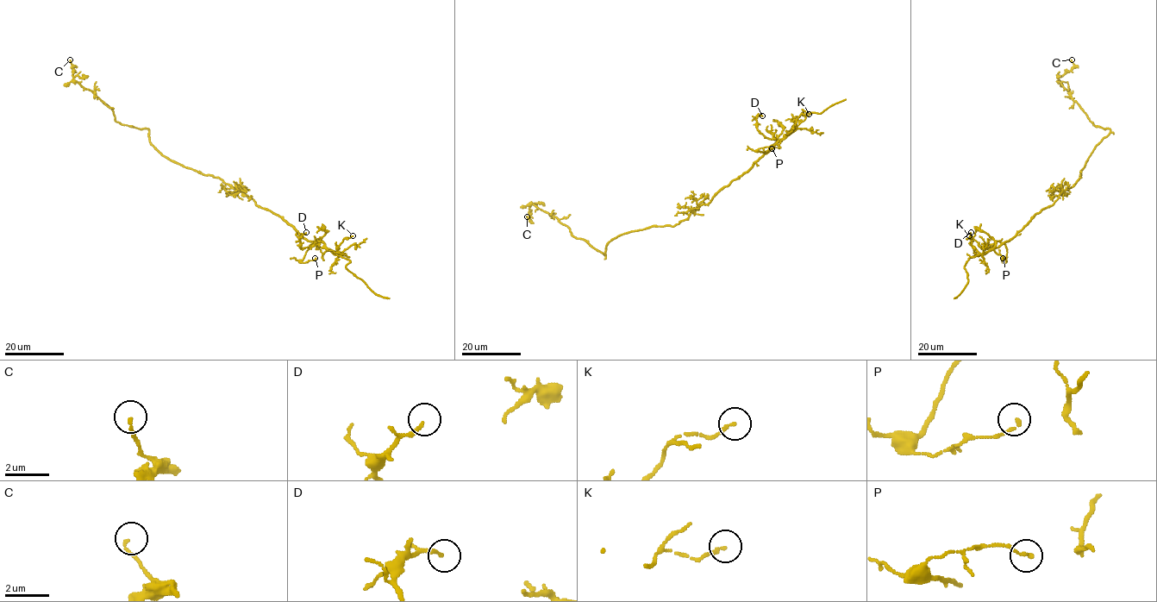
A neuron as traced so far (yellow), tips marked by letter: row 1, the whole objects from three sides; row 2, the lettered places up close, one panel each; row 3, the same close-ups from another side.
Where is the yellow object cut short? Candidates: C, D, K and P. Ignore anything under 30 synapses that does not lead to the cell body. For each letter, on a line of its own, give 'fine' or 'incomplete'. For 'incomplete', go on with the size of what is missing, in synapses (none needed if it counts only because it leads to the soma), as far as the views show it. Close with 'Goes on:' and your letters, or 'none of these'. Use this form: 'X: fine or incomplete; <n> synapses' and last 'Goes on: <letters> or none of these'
C: fine
D: fine
K: fine
P: fine
Goes on: none of these

